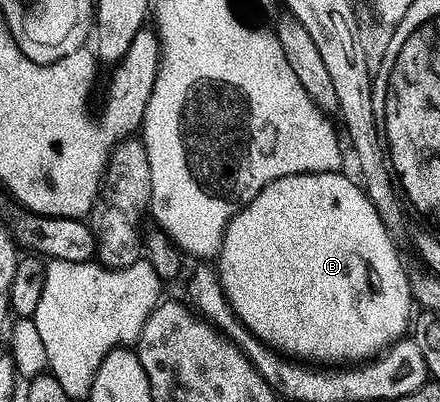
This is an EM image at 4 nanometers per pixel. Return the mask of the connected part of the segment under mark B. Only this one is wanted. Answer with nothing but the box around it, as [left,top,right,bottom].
[214,170,414,366]

